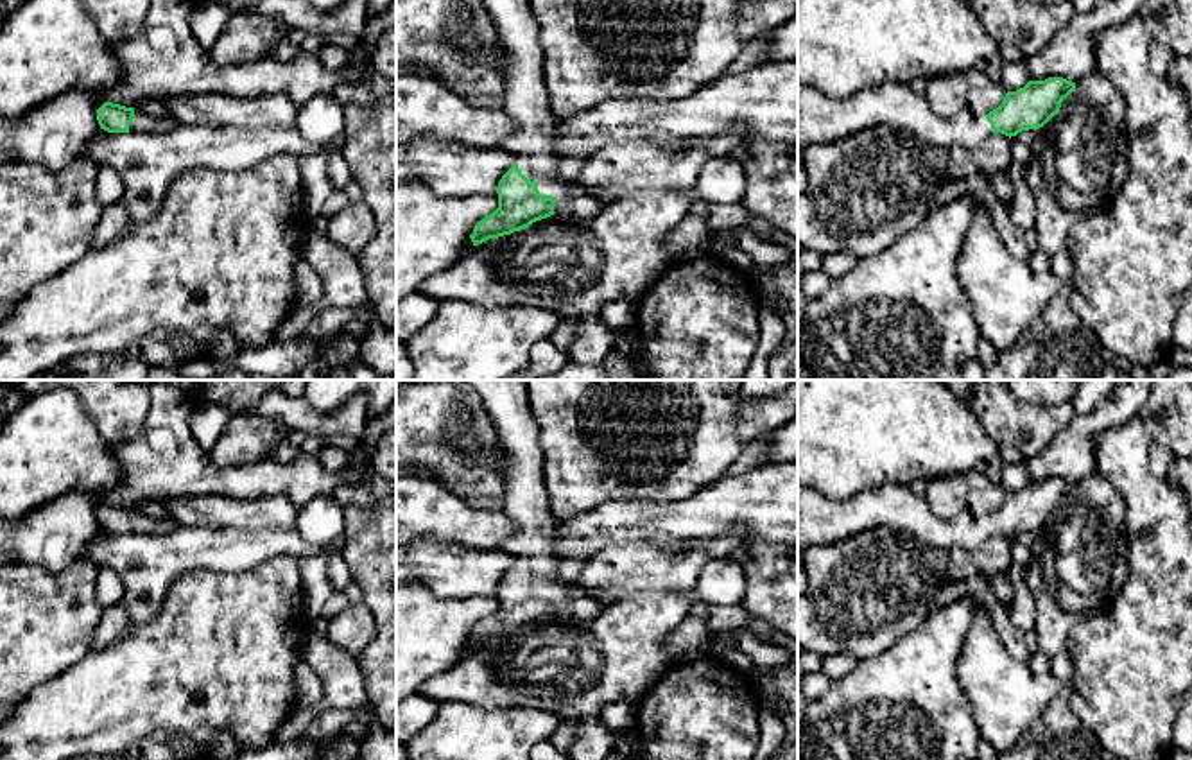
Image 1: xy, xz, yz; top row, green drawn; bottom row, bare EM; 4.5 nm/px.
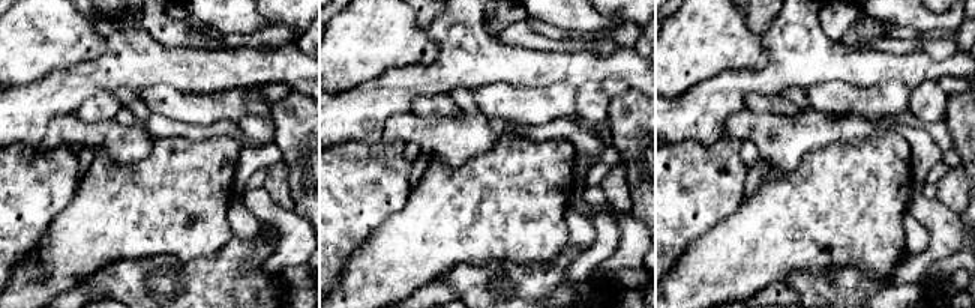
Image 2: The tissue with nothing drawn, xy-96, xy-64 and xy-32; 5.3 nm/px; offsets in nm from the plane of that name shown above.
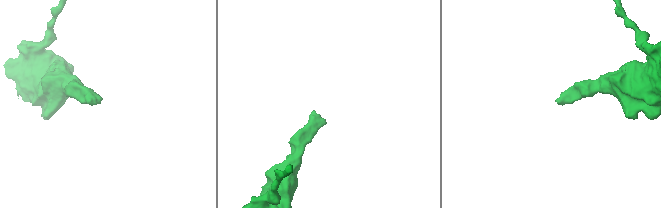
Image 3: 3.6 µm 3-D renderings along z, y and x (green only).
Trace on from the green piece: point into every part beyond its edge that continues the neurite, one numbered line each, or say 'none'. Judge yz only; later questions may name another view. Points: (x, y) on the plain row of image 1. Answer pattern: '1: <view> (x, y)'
1: yz (821, 520)

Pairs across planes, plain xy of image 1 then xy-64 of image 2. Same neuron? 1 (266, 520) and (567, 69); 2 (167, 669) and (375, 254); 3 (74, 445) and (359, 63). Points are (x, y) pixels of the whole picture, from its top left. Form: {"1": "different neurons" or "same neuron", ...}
{"1": "different neurons", "2": "same neuron", "3": "same neuron"}

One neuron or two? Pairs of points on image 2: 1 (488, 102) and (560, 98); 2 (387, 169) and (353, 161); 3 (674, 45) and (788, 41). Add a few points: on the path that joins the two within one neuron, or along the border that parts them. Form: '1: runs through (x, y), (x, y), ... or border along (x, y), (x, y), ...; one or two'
1: runs through (506, 102), (542, 102); one
2: runs through (378, 169), (362, 169); one
3: border along (762, 35), (768, 60), (759, 68), (741, 71); two

